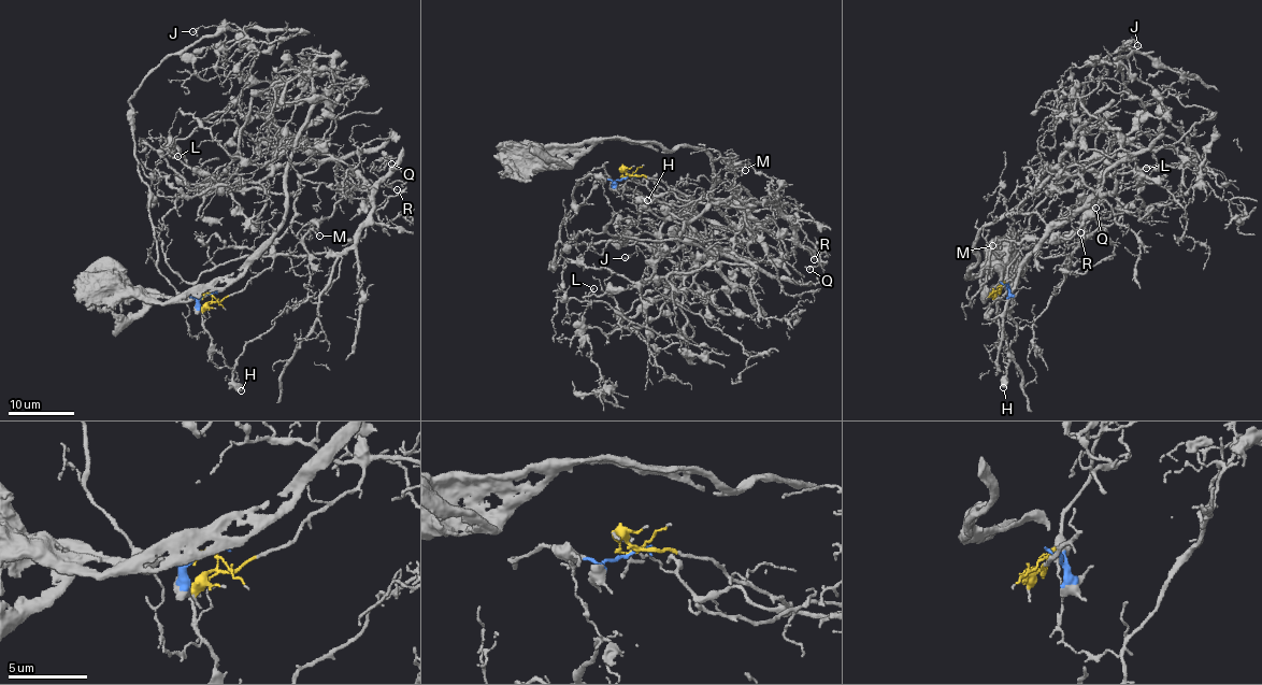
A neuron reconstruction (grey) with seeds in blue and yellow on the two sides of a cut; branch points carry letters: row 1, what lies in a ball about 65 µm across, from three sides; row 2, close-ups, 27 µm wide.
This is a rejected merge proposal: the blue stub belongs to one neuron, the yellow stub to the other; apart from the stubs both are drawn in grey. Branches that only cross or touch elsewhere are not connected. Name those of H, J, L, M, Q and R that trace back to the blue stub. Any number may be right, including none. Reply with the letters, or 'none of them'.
J, L

